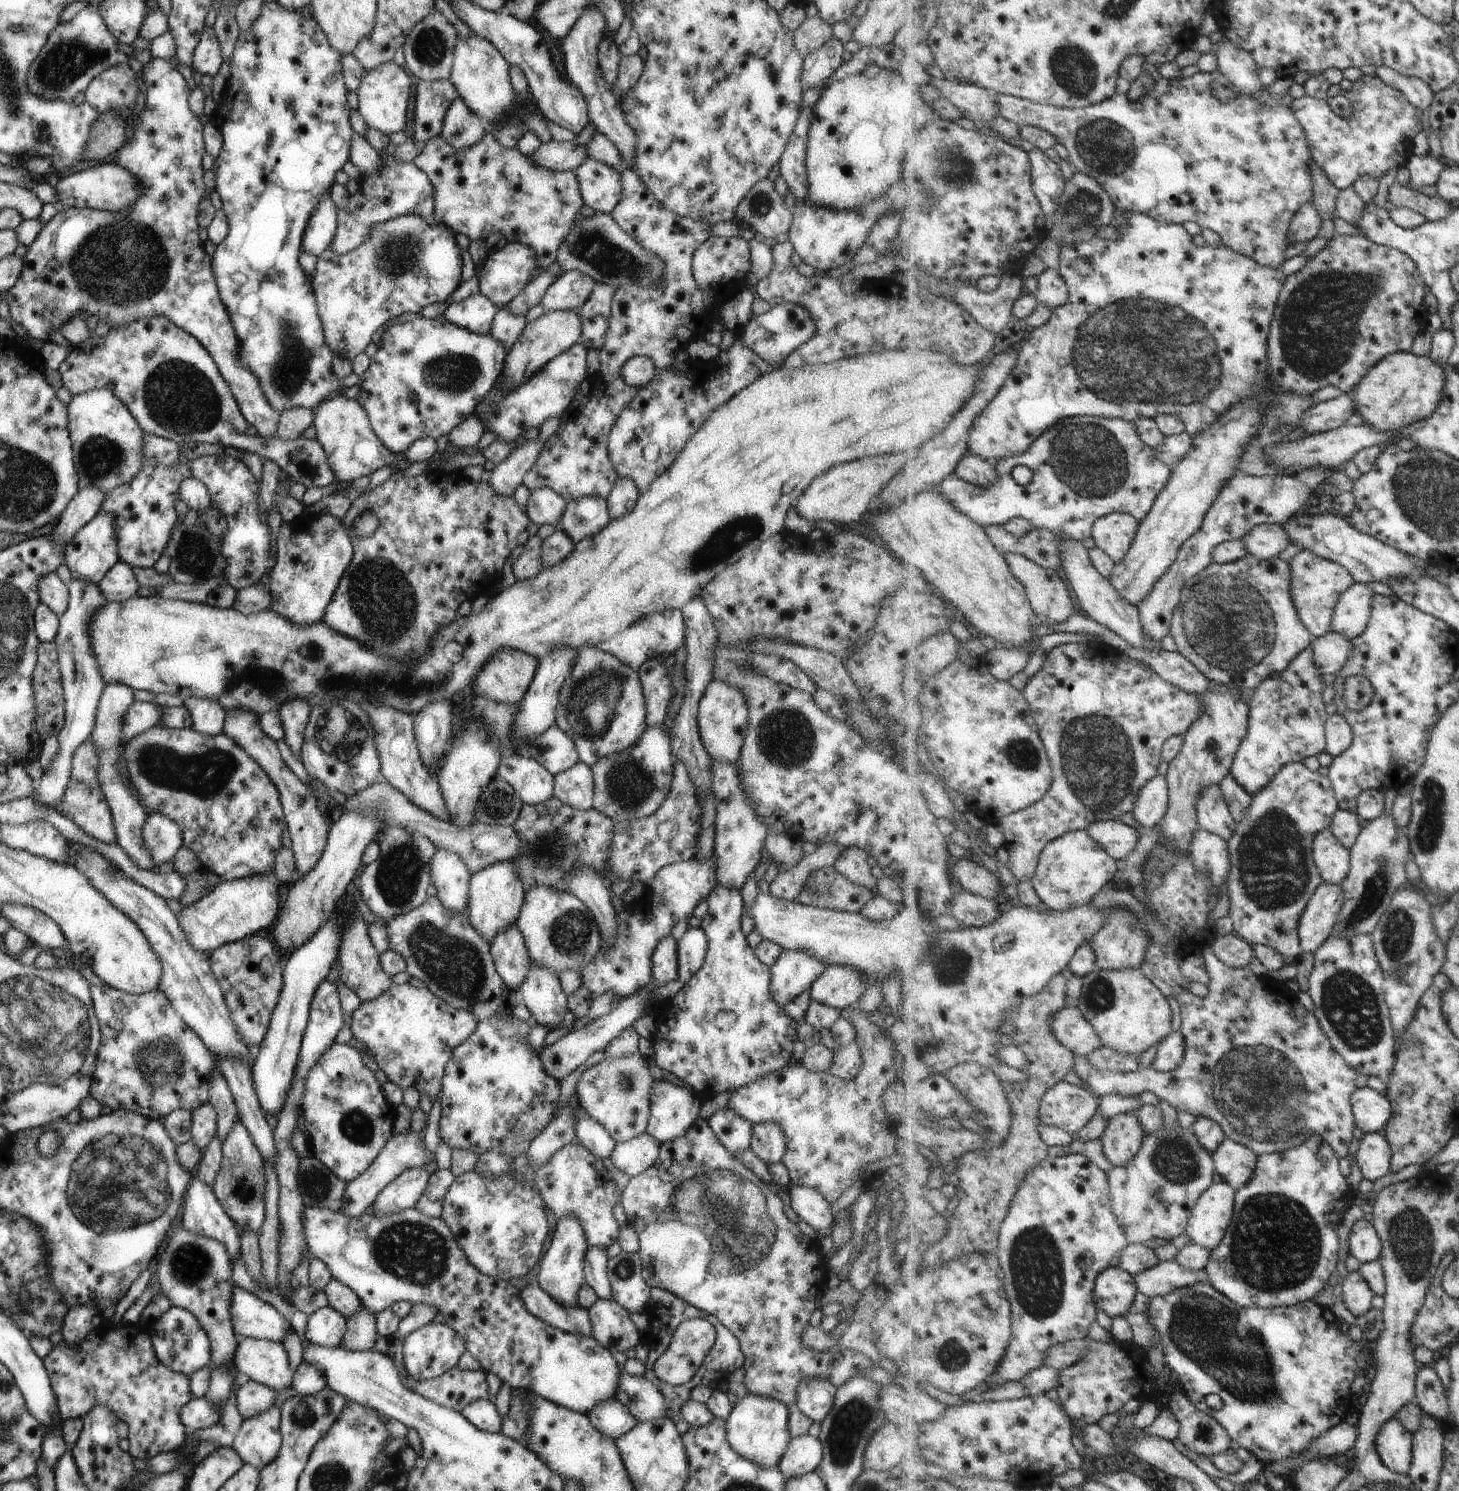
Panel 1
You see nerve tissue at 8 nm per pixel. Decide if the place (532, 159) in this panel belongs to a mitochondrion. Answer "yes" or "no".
no

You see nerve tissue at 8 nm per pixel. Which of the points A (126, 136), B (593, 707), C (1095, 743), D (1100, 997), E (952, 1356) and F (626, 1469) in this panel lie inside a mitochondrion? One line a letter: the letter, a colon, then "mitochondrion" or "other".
A: other
B: mitochondrion
C: mitochondrion
D: mitochondrion
E: mitochondrion
F: other

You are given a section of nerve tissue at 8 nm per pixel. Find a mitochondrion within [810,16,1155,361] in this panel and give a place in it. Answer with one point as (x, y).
(1106, 146)

